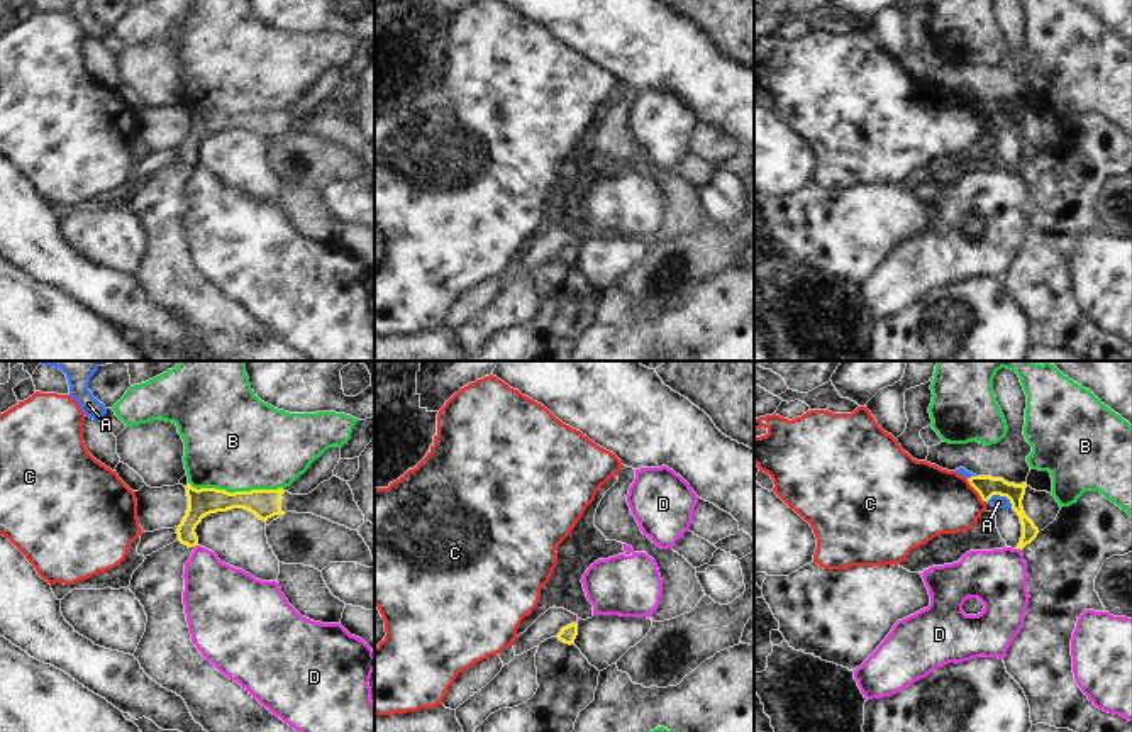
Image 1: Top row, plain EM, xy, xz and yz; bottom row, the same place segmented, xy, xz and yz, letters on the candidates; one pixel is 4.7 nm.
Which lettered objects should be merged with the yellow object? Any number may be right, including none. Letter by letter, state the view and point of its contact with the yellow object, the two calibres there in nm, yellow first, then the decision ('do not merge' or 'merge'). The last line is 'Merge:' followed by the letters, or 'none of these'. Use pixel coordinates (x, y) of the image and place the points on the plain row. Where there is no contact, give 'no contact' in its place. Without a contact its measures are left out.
A: yz (1002, 116) | 100/70 nm | do not merge
B: xy (236, 112) | 140/460 nm | do not merge
C: yz (975, 109) | 100/360 nm | do not merge
D: yz (1019, 168) | 80/280 nm | do not merge
Merge: none of these

